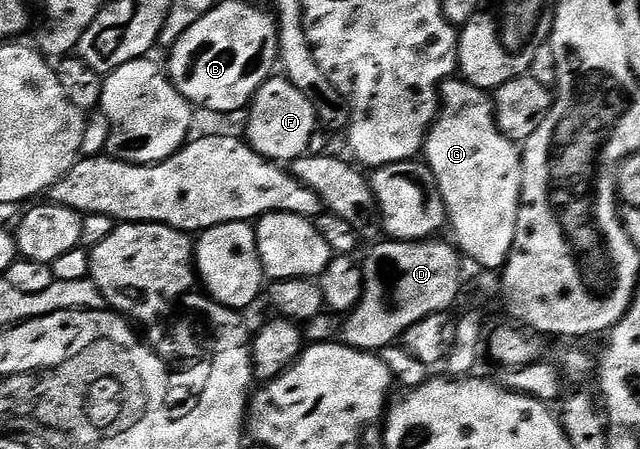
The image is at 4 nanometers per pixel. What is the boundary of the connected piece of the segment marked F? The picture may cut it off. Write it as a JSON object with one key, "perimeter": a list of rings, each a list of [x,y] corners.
{"perimeter":[[[272,78],[264,82],[255,91],[255,99],[251,101],[246,116],[247,143],[257,154],[272,162],[290,162],[308,155],[310,148],[307,147],[315,136],[315,128],[320,127],[309,98],[305,98],[305,94],[301,94],[301,90],[297,90],[297,86],[290,84],[286,78]]]}

